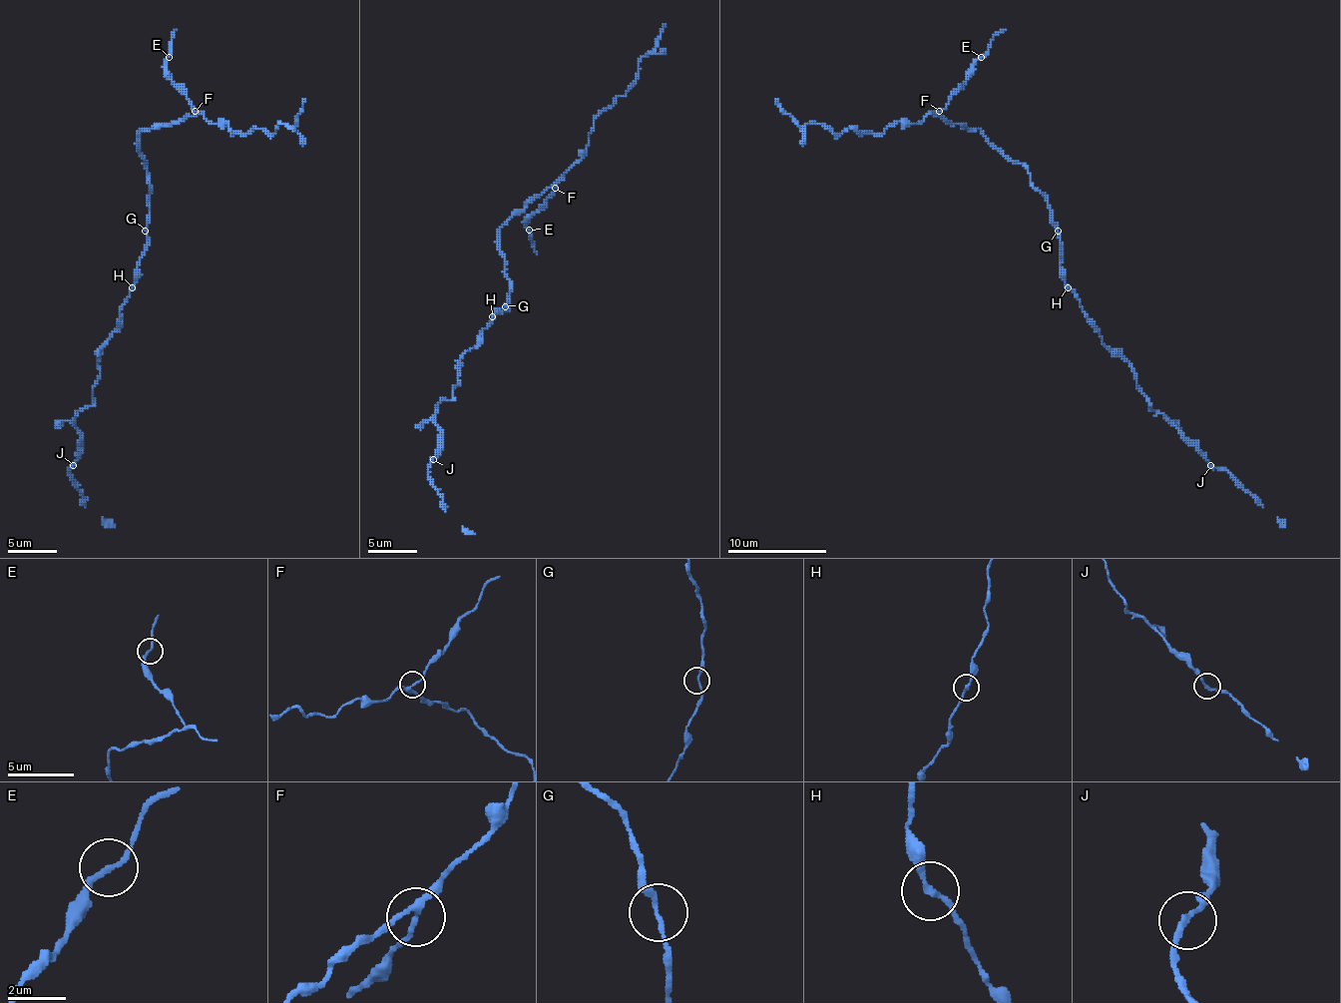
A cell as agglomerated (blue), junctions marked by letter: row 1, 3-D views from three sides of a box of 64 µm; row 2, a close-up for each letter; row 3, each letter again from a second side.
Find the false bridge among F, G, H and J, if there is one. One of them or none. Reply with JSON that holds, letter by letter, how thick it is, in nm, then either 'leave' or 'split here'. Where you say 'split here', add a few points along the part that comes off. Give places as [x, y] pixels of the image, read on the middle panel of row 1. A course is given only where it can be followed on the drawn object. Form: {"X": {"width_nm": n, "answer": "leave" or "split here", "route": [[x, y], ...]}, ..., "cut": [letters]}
{"F": {"width_nm": 180, "answer": "split here", "route": [[554, 188], [527, 220], [537, 254]]}, "G": {"width_nm": 170, "answer": "leave"}, "H": {"width_nm": 190, "answer": "leave"}, "J": {"width_nm": 180, "answer": "leave"}, "cut": ["F"]}

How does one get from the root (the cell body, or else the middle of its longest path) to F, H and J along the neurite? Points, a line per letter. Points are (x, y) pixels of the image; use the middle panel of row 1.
F: (507, 306), (510, 279), (505, 271), (505, 254), (500, 250), (500, 230), (529, 203), (549, 188), (554, 188)
H: (507, 306), (492, 316)
J: (507, 306), (495, 313), (480, 340), (463, 355), (460, 383), (450, 400), (438, 405), (440, 450), (433, 459)

